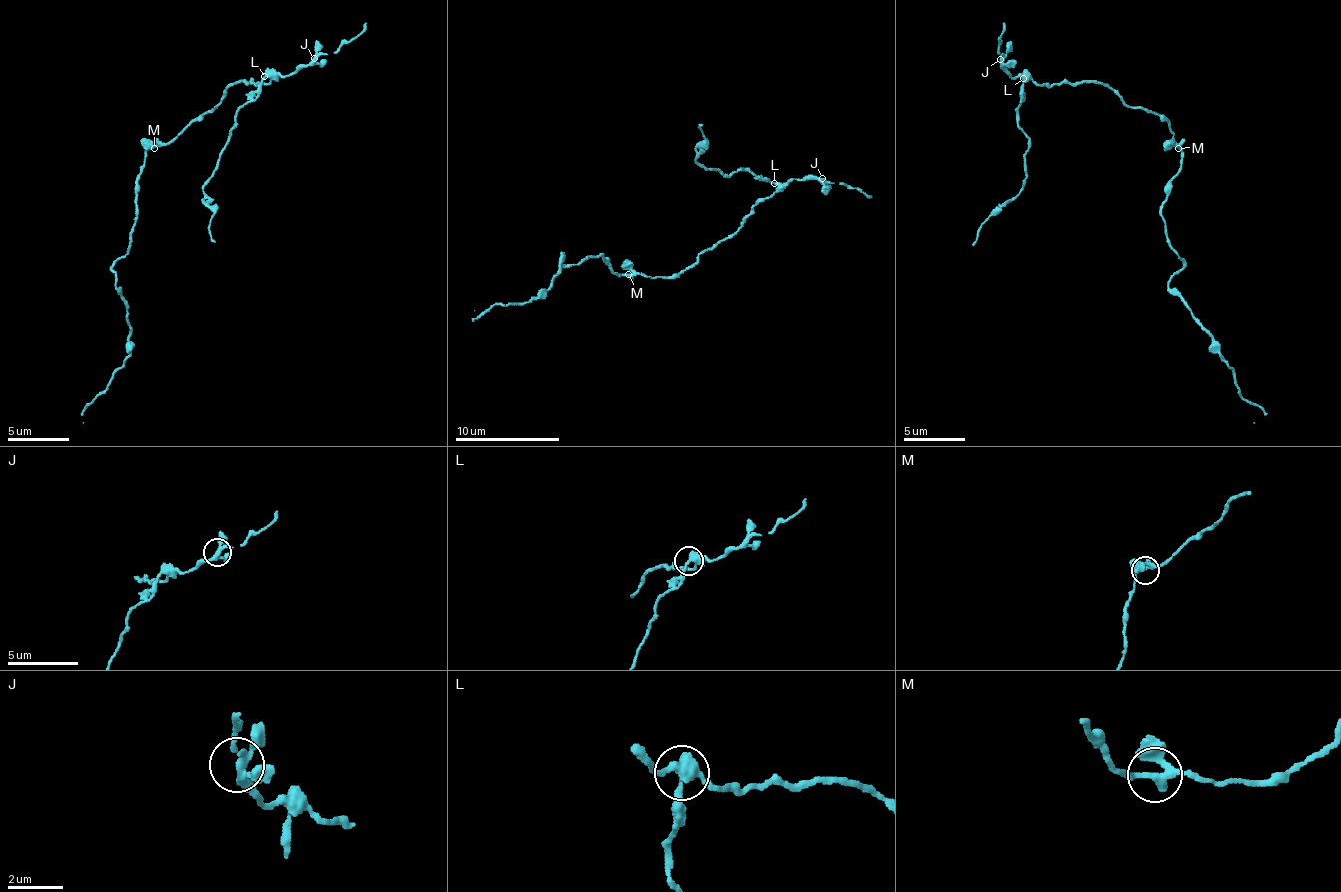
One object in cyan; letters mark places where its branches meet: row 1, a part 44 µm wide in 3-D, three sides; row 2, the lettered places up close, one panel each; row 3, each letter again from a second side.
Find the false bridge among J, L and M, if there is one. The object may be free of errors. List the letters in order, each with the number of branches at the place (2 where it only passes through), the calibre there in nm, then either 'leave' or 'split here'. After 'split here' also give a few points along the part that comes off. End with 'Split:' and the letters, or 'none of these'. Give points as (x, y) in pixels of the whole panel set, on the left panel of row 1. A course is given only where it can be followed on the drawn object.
J: 3 | 260 nm | leave
L: 3 | 280 nm | split here | (264, 77), (260, 93), (236, 114), (236, 126), (204, 187), (202, 199), (212, 214), (208, 233), (215, 242)
M: 3 | 280 nm | leave
Split: L

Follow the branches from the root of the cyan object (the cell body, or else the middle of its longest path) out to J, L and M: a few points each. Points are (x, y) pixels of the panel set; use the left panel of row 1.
J: (187, 123), (211, 113), (227, 88), (236, 82), (268, 84), (288, 74), (296, 74), (314, 58)
L: (187, 123), (211, 113), (227, 88), (236, 82), (263, 84), (272, 80), (264, 77)
M: (187, 123), (168, 141), (160, 142), (154, 148)

